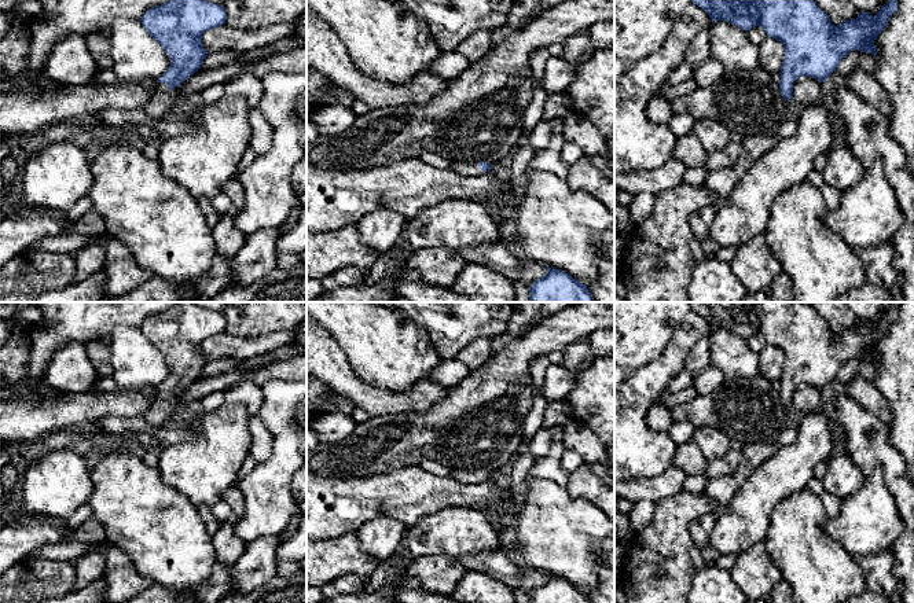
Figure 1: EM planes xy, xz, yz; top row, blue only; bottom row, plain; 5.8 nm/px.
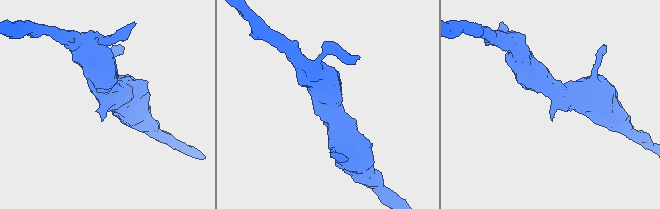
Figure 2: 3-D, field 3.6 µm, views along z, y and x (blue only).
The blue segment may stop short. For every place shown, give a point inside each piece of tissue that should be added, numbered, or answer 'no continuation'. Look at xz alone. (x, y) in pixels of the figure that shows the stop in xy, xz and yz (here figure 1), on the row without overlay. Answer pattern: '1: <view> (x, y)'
1: xz (467, 477)

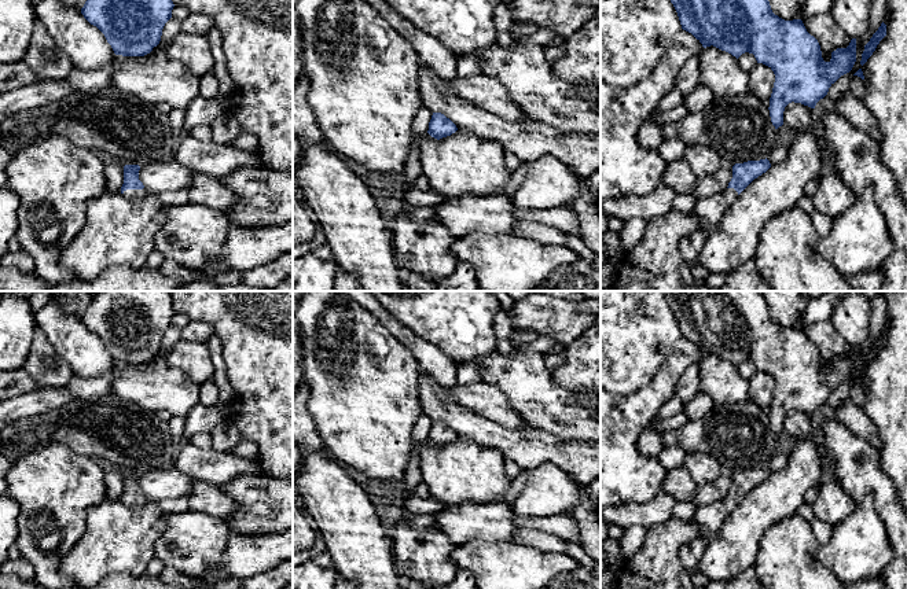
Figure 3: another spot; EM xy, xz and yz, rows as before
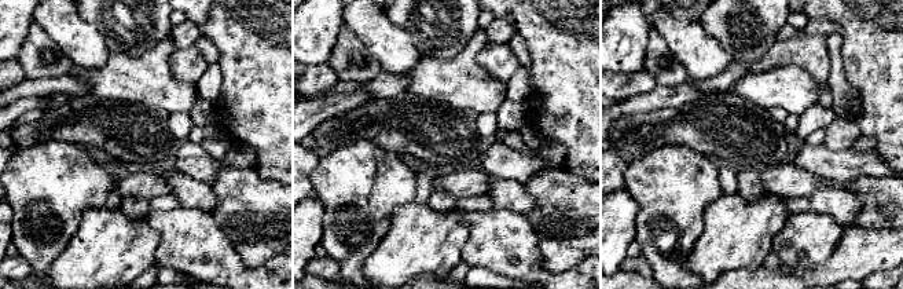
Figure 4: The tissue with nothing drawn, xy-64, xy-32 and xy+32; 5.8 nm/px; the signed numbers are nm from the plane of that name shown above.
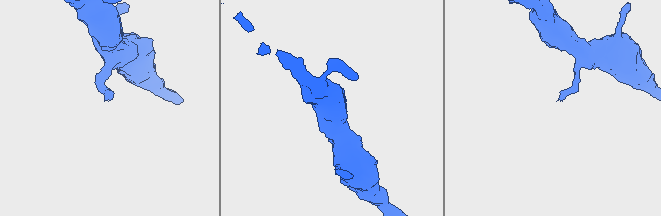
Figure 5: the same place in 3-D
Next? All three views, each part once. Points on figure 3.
1: xy (129, 501)

